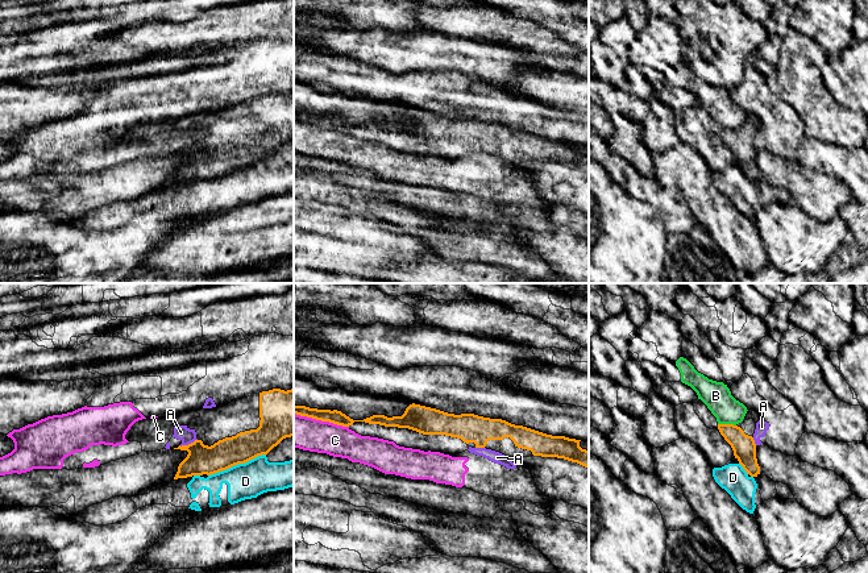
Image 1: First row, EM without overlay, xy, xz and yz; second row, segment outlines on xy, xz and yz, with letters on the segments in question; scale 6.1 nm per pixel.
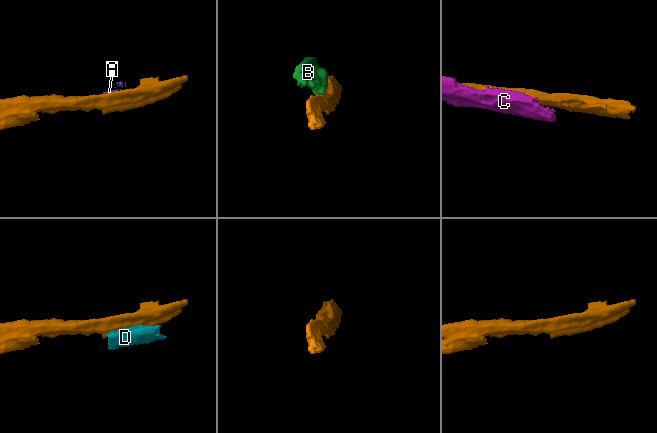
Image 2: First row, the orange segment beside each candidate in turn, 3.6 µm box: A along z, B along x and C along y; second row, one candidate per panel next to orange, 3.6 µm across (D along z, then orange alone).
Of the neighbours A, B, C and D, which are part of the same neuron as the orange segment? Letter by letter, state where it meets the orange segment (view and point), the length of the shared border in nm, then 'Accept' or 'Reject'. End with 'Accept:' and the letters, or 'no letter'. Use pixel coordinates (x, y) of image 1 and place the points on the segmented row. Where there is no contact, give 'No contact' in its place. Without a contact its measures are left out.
A: Touches orange at xy (189, 444). Shared border 120 nm. Reject
B: Touches orange at yz (727, 424). Shared border 110 nm. Reject
C: Touches orange at xz (322, 420). Shared border 340 nm. Reject
D: Touches orange at xy (236, 464). Shared border 380 nm. Reject
Accept: no letter

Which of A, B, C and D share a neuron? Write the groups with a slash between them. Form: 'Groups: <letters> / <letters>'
Groups: A C / B / D

